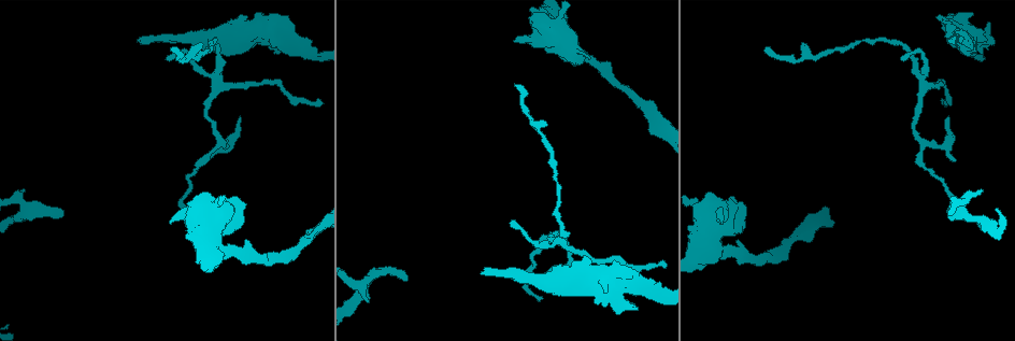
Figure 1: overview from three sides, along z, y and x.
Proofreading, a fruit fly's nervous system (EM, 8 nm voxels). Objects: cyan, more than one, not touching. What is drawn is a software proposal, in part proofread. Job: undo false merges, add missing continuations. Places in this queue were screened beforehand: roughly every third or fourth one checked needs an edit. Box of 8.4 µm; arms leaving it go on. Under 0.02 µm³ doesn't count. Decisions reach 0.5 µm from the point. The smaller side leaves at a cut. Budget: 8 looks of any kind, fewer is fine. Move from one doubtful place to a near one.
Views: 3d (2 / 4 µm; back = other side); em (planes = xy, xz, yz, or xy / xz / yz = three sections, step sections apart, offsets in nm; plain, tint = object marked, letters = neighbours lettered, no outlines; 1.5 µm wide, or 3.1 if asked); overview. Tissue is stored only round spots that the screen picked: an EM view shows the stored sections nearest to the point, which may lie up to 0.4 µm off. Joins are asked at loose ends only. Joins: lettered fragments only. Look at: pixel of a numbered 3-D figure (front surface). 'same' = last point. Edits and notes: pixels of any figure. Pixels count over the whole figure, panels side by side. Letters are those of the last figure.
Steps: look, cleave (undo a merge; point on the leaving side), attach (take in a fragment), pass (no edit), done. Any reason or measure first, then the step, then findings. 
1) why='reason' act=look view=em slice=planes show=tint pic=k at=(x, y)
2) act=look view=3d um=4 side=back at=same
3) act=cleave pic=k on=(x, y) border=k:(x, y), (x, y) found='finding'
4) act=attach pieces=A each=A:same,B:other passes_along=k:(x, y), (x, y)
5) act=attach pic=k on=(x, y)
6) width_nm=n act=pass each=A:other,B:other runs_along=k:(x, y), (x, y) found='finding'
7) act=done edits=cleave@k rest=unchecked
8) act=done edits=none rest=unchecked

act=look view=3d um=4 pic=1 at=(173, 52)

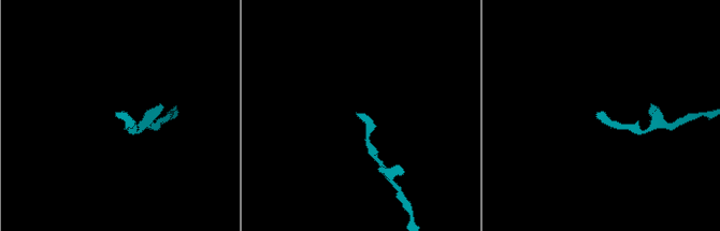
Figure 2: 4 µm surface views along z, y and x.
why='shape alone is not enough' act=look view=em slice=planes show=plain pic=2 at=(116, 116)

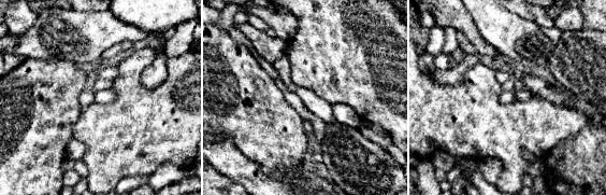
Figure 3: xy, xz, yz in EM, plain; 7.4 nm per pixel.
act=look view=em slice=planes show=letters at=same

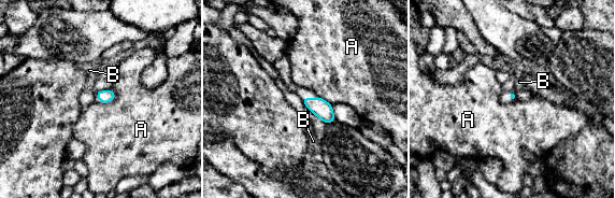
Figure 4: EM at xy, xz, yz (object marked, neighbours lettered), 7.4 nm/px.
act=pass each=A:other,B:other found='none of them fits'

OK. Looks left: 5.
why='abrupt turn' act=look view=3d um=4 pic=1 at=(208, 238)

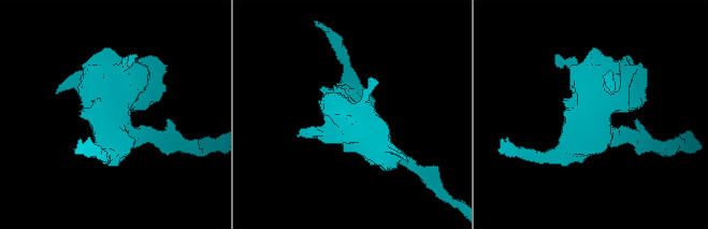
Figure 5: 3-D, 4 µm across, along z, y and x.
why='shape alone is not enough' act=look view=em slice=xz step=4 show=tint pic=5 at=(115, 116)

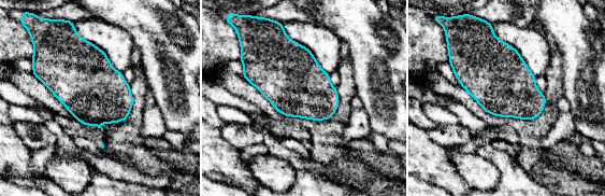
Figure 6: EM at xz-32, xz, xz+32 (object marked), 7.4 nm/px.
why='cut it another way' act=look view=em slice=planes show=letters at=same

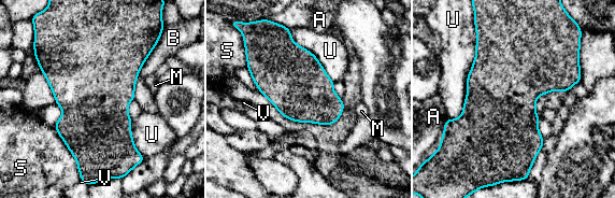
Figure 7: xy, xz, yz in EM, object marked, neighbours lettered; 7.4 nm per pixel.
width_nm=480 act=pass each=A:other,B:other,M:other,S:other,U:other,V:other border=7:(476, 31), (463, 109), (449, 119) found='one neuron here'

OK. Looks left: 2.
why='branch stops here' act=look view=em slice=planes show=letters pic=1 at=(948, 116)

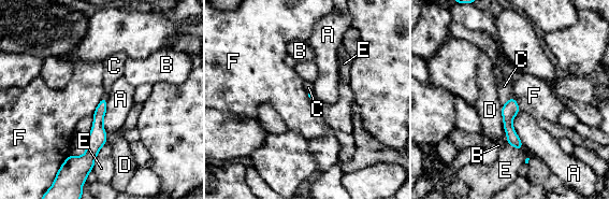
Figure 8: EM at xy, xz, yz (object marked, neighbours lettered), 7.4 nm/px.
longest_contact=D:300nm act=attach pieces=C each=A:other,B:other,C:same,D:other,E:other,F:other found='the neuron continues'

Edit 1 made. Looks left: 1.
act=done edits=attach@8 rest=unchecked

